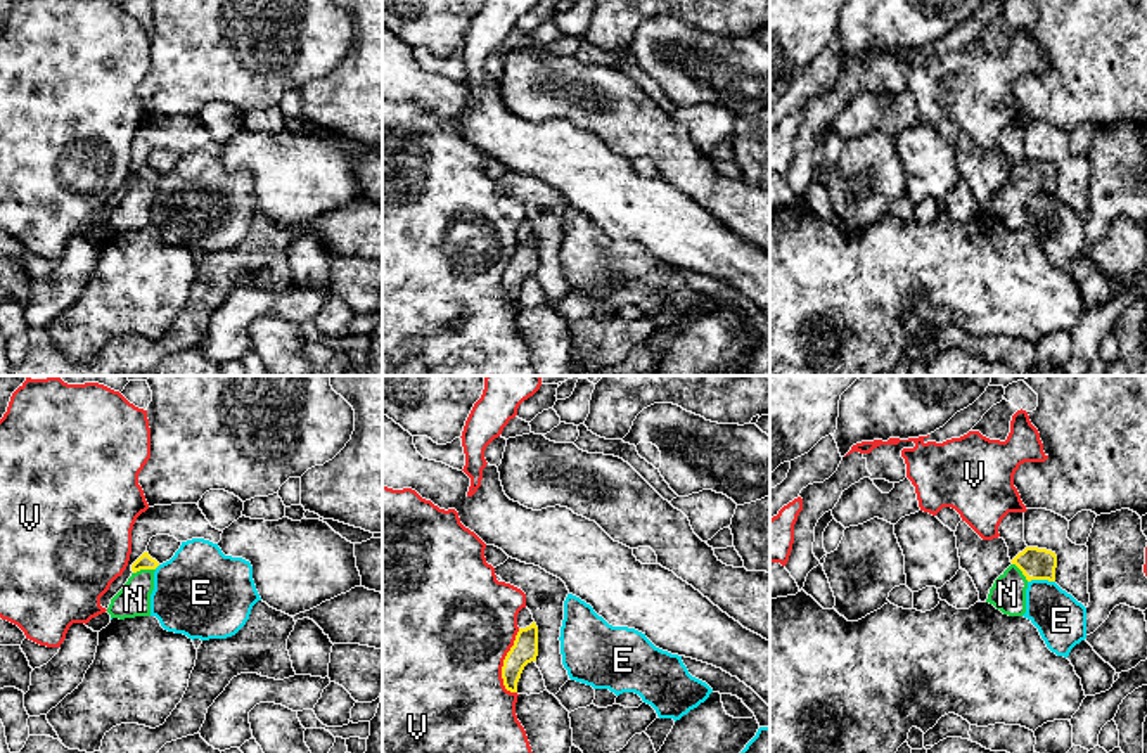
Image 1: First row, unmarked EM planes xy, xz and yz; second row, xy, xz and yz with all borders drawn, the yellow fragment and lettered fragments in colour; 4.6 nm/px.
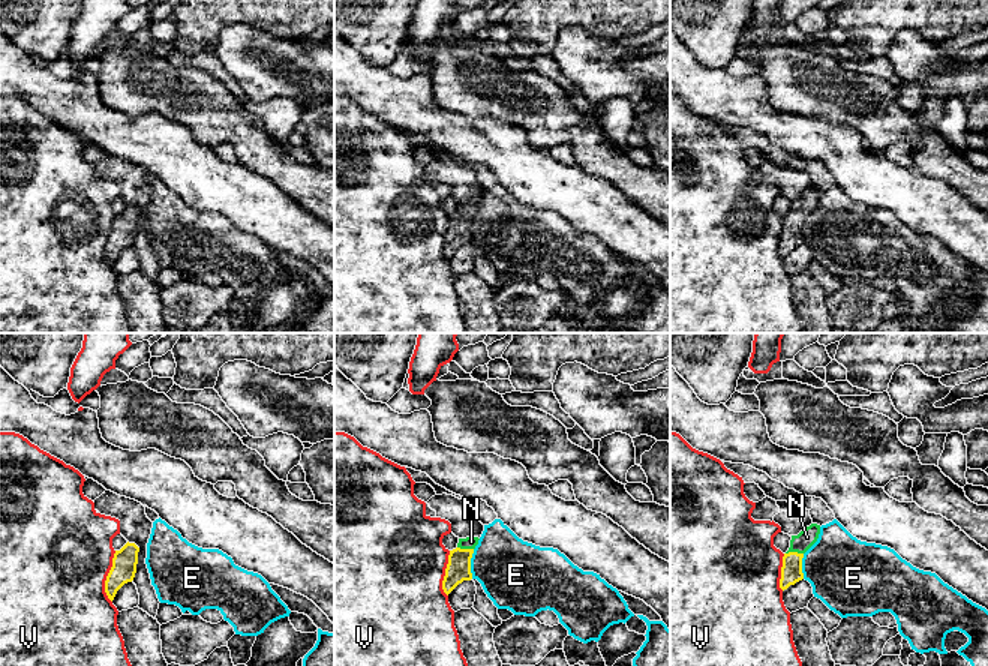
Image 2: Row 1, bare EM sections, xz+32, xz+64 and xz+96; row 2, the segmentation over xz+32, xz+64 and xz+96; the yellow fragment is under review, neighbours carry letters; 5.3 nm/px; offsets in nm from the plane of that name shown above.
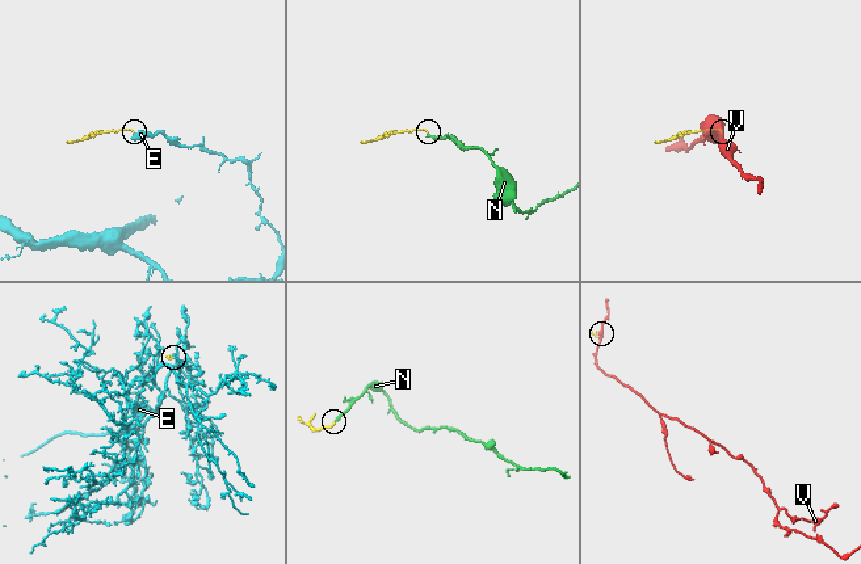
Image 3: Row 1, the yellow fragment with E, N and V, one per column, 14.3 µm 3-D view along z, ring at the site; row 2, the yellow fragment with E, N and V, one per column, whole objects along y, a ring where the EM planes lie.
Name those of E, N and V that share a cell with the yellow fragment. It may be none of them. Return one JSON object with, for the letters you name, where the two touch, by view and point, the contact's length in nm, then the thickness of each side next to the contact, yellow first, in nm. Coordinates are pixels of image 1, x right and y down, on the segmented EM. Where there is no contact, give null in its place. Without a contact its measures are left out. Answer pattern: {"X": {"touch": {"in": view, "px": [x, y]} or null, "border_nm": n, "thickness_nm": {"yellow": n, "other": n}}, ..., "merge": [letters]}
{"N": {"touch": {"in": "xy", "px": [144, 568]}, "border_nm": 110, "thickness_nm": {"yellow": 70, "other": 160}}, "merge": ["N"]}

